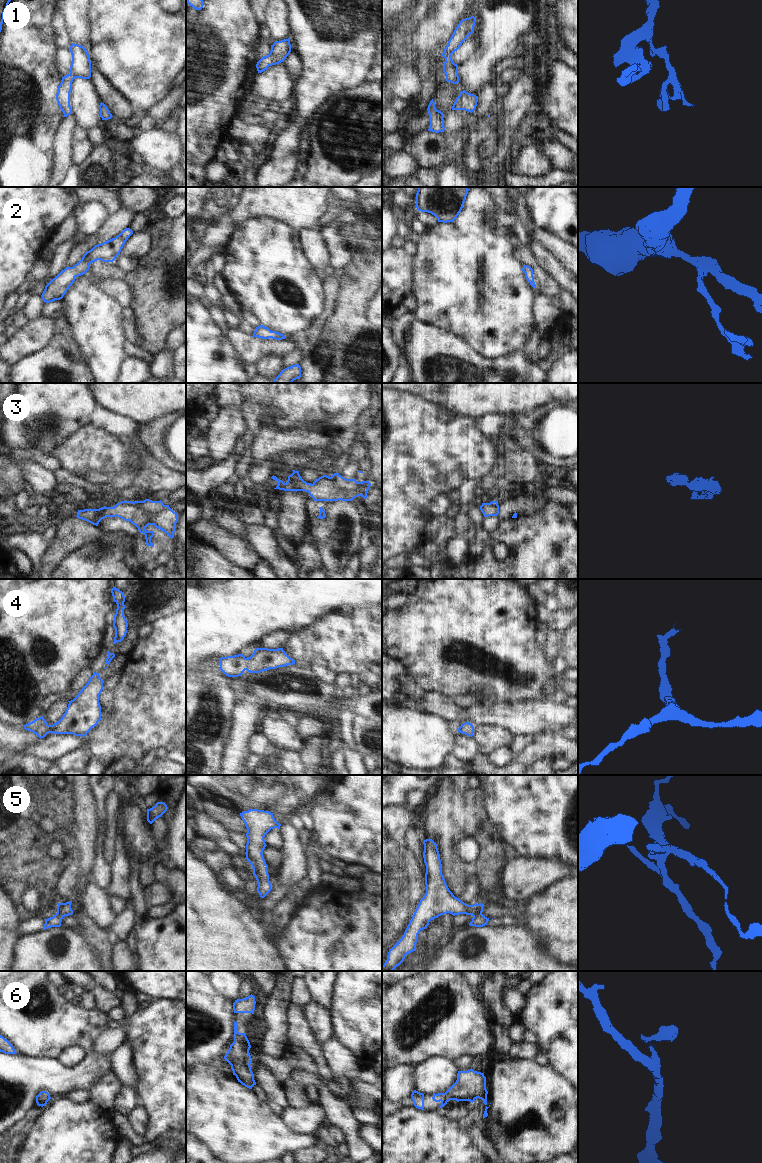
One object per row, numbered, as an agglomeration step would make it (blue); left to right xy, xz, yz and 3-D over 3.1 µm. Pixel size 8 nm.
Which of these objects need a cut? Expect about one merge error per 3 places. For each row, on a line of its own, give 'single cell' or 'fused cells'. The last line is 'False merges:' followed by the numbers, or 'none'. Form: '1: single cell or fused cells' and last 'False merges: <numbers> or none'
1: single cell
2: single cell
3: single cell
4: single cell
5: single cell
6: single cell
False merges: none

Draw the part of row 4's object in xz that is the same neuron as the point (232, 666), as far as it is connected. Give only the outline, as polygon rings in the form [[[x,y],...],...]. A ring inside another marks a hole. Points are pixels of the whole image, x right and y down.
[[[255,648],[253,654],[246,658],[244,654],[221,657],[220,670],[228,677],[242,676],[245,670],[250,673],[260,673],[269,669],[295,664],[283,648]]]

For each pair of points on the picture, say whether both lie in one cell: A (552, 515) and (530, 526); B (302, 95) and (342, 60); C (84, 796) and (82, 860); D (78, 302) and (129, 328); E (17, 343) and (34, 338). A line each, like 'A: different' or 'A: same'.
A: same
B: same
C: same
D: different
E: same

